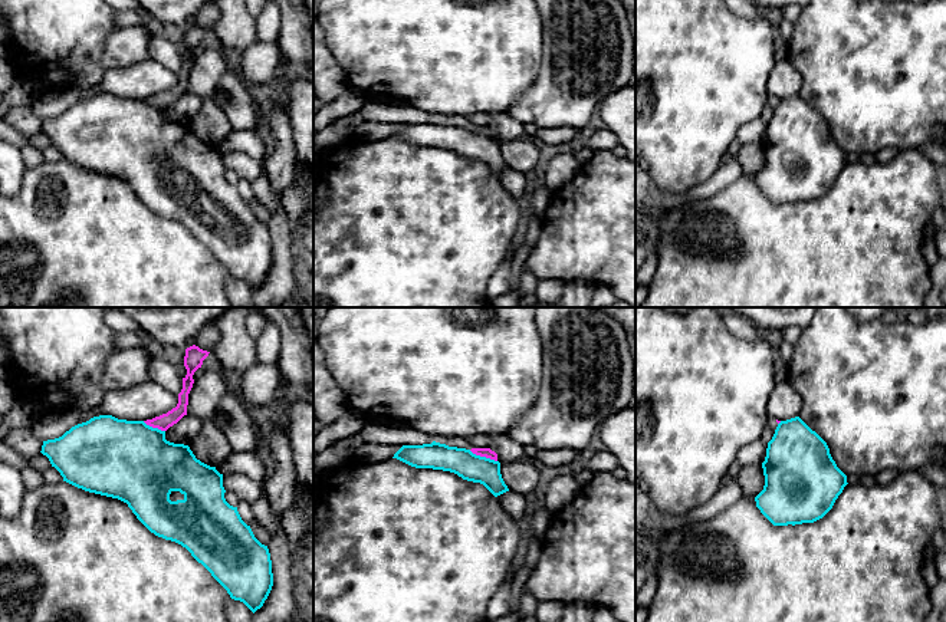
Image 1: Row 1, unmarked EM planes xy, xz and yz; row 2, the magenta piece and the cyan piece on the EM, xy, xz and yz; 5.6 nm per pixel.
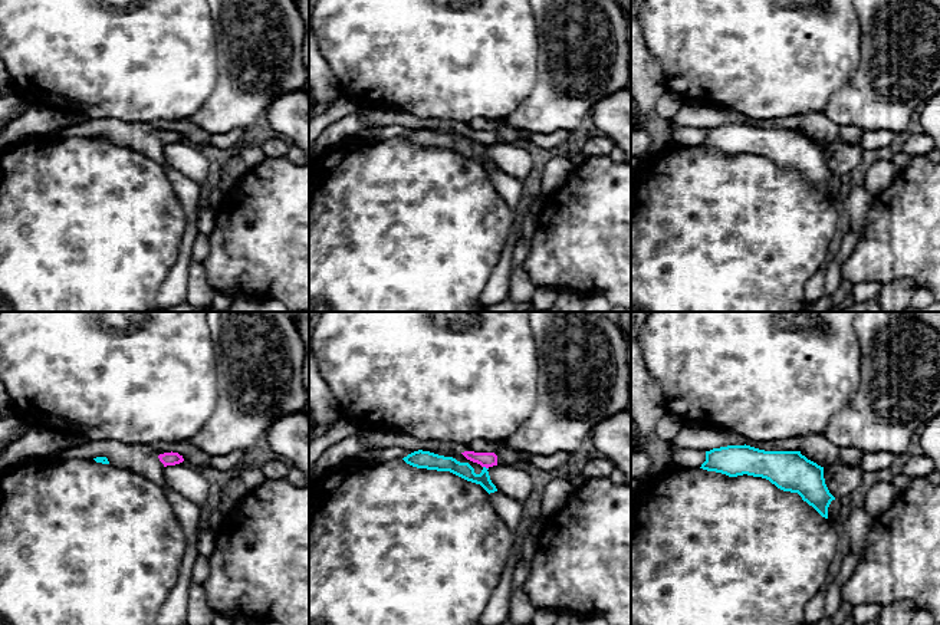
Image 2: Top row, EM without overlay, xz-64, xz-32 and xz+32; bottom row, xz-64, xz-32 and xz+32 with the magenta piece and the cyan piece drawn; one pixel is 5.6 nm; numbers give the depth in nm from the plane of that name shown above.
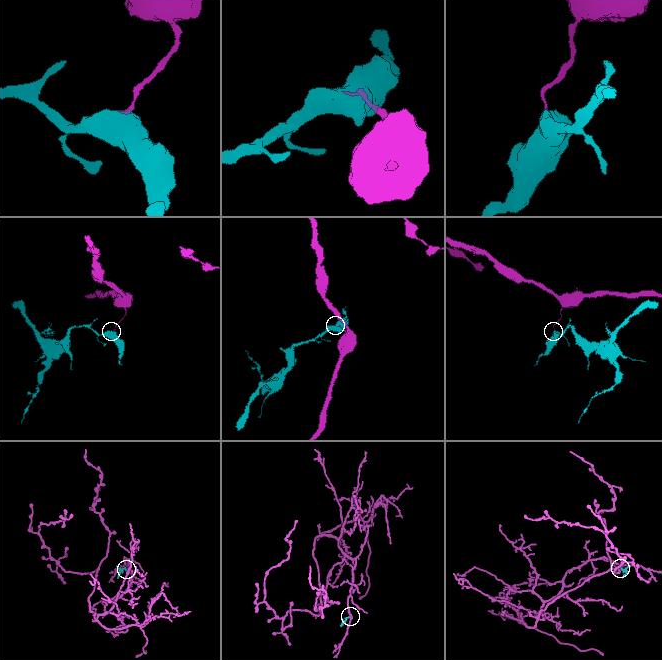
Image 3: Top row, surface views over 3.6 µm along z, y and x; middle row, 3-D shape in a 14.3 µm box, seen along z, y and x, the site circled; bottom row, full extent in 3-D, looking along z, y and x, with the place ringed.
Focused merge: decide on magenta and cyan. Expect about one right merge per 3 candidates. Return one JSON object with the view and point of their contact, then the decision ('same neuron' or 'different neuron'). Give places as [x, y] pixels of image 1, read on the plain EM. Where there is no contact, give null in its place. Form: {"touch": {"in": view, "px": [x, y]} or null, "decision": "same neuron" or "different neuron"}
{"touch": {"in": "xz", "px": [483, 134]}, "decision": "different neuron"}

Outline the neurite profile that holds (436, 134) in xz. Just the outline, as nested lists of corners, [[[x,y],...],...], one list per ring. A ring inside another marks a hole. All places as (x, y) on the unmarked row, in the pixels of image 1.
[[[433,119],[423,124],[403,124],[392,136],[415,147],[454,151],[463,158],[483,162],[495,175],[509,170],[500,152],[500,141],[466,126]]]

